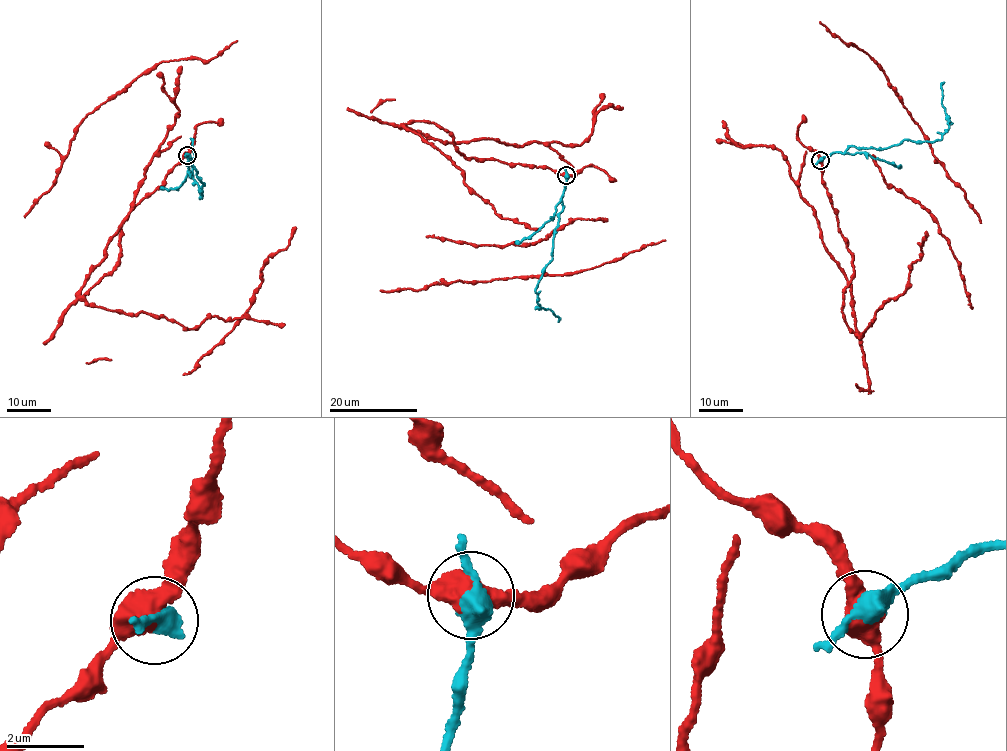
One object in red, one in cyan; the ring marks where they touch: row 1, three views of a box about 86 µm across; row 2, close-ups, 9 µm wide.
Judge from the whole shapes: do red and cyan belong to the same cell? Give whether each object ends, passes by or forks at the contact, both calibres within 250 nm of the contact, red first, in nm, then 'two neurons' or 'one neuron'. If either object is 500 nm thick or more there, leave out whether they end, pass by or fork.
550 nm thick on the red side, 420 nm on the other; two neurons

